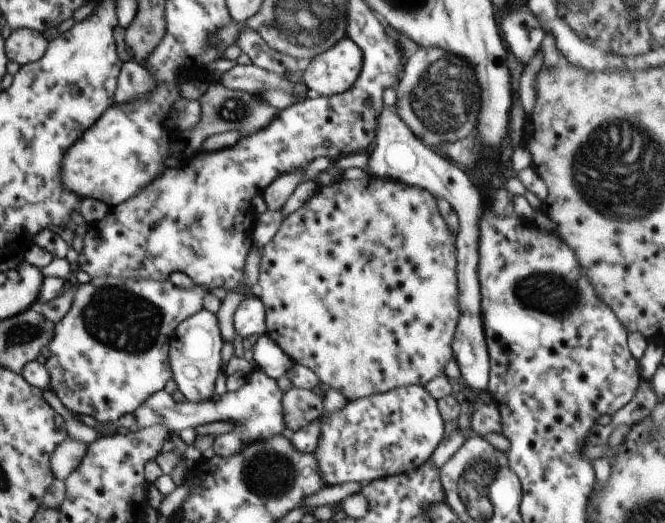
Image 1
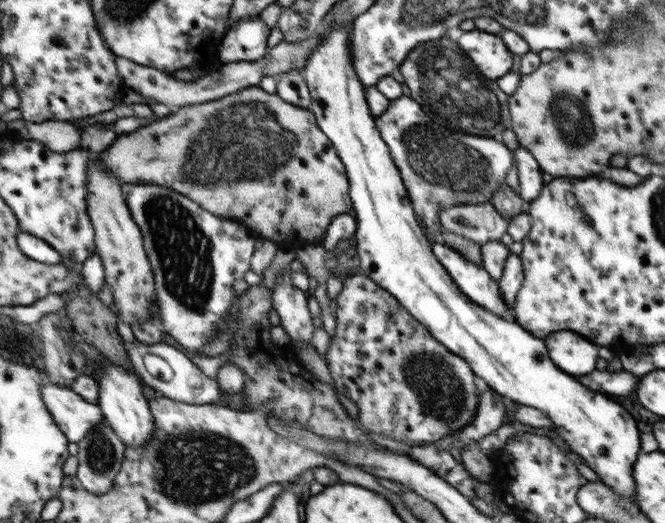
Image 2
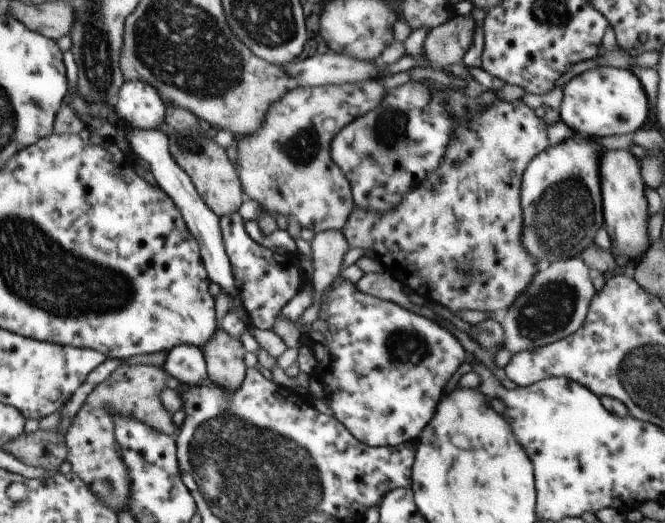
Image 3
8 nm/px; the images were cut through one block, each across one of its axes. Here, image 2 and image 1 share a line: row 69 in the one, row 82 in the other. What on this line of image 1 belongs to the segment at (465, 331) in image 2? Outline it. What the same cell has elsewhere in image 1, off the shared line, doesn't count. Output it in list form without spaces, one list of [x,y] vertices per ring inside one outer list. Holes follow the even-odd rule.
[[[346,36],[303,66],[304,86],[313,96],[342,94],[358,80],[363,62],[362,50]]]

